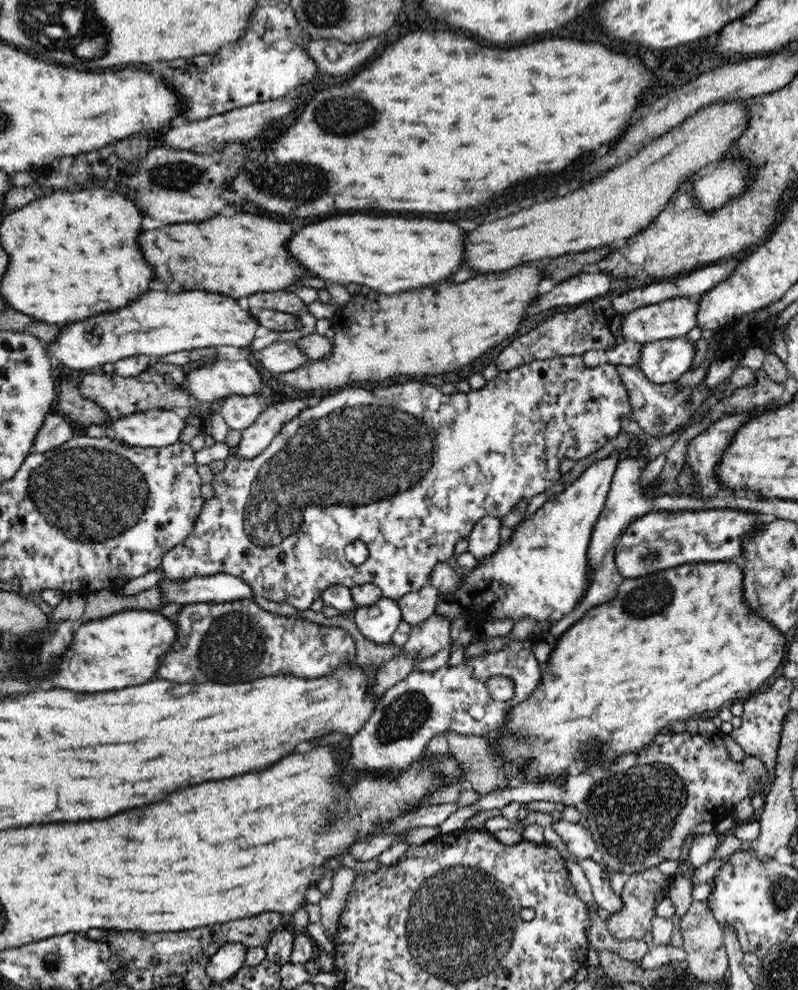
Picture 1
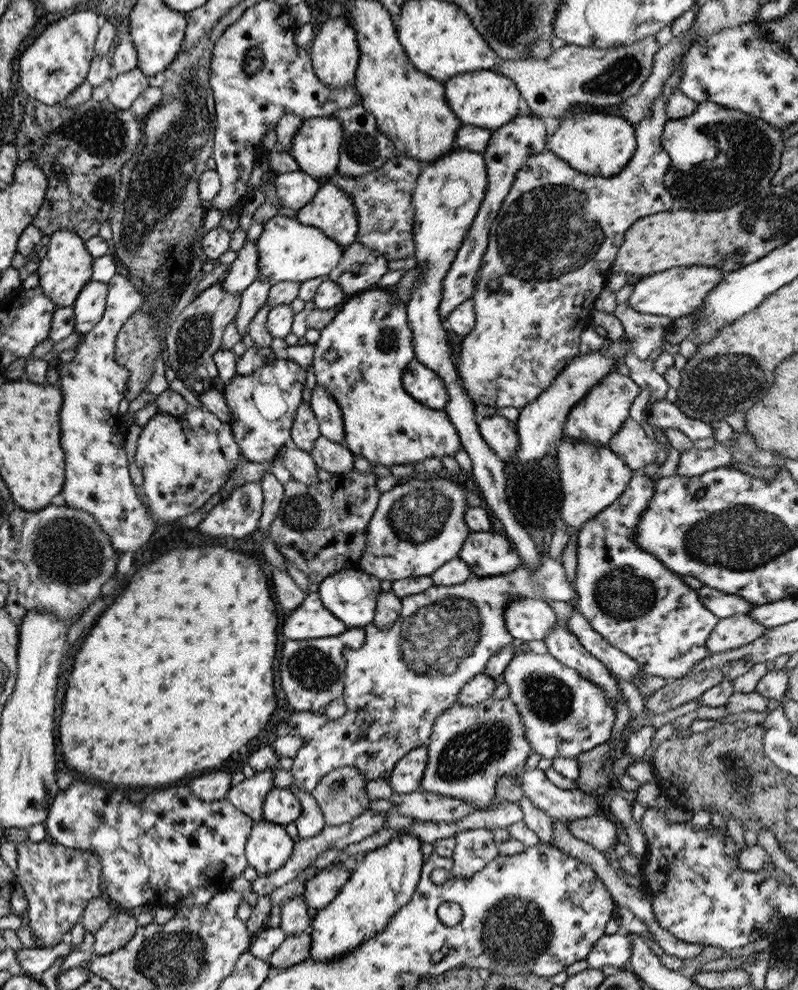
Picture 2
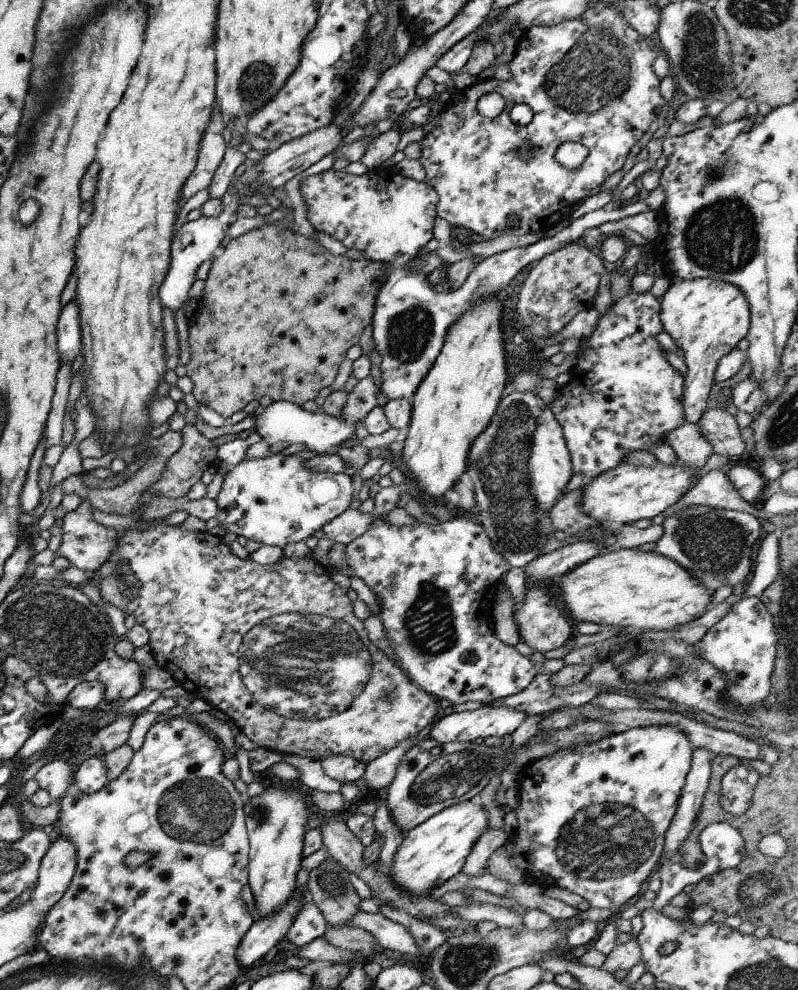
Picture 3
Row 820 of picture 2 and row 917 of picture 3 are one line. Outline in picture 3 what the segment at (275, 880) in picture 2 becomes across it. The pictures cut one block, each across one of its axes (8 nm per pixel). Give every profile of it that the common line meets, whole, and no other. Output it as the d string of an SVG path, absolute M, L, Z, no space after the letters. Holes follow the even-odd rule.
M358 910L347 926L359 927L366 932L370 932L376 938L376 942L384 949L412 956L421 954L410 930L402 924L392 922L380 912L378 914L368 914Z

